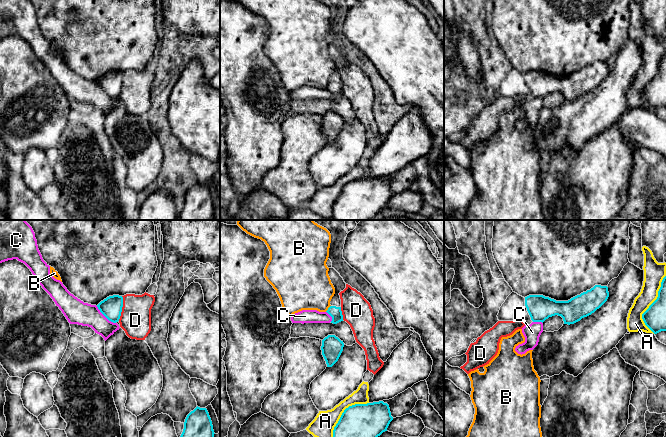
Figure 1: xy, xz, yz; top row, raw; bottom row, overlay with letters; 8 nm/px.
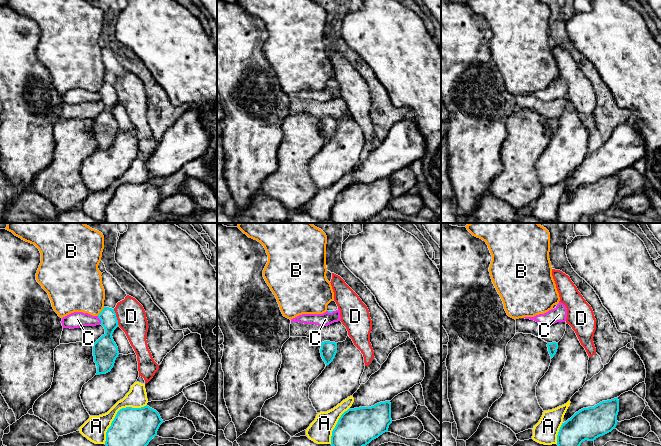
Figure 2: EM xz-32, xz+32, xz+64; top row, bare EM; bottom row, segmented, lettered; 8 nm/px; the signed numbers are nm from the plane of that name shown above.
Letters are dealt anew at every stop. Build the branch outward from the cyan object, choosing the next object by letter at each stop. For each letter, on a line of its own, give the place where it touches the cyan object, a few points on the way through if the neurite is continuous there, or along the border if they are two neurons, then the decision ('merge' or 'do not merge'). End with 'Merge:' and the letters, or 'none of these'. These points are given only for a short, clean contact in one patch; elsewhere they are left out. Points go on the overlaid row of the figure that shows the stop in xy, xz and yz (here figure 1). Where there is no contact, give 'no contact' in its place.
A: meets cyan in xz at (344, 411); do not merge
B: meets cyan in xz at (328, 308); border along xz (330, 305), (325, 311); do not merge
C: meets cyan in xy at (105, 316); border along xy (96, 306), (109, 320), (115, 323); do not merge
D: meets cyan in xy at (121, 308); border along xy (122, 296), (122, 311), (118, 320); do not merge
Merge: none of these

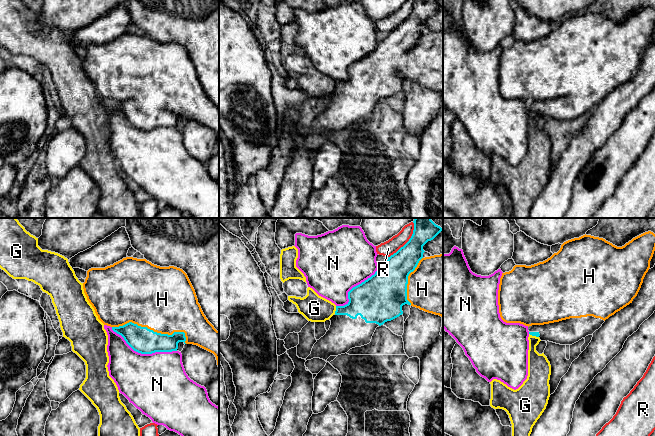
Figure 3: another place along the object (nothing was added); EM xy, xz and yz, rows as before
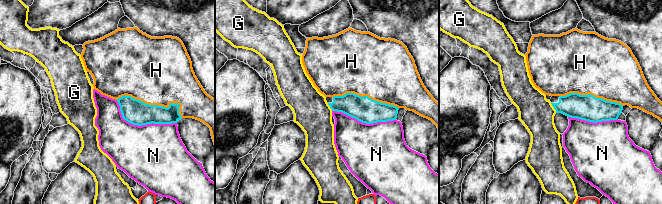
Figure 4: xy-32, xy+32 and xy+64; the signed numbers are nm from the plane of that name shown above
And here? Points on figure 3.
G: meets cyan in xz at (336, 310); border along xz (336, 306), (334, 313); do not merge
H: meets cyan in xy at (152, 330); merge
N: meets cyan in xy at (143, 353); do not merge
R: meets cyan in xz at (408, 241); do not merge
Merge: H

